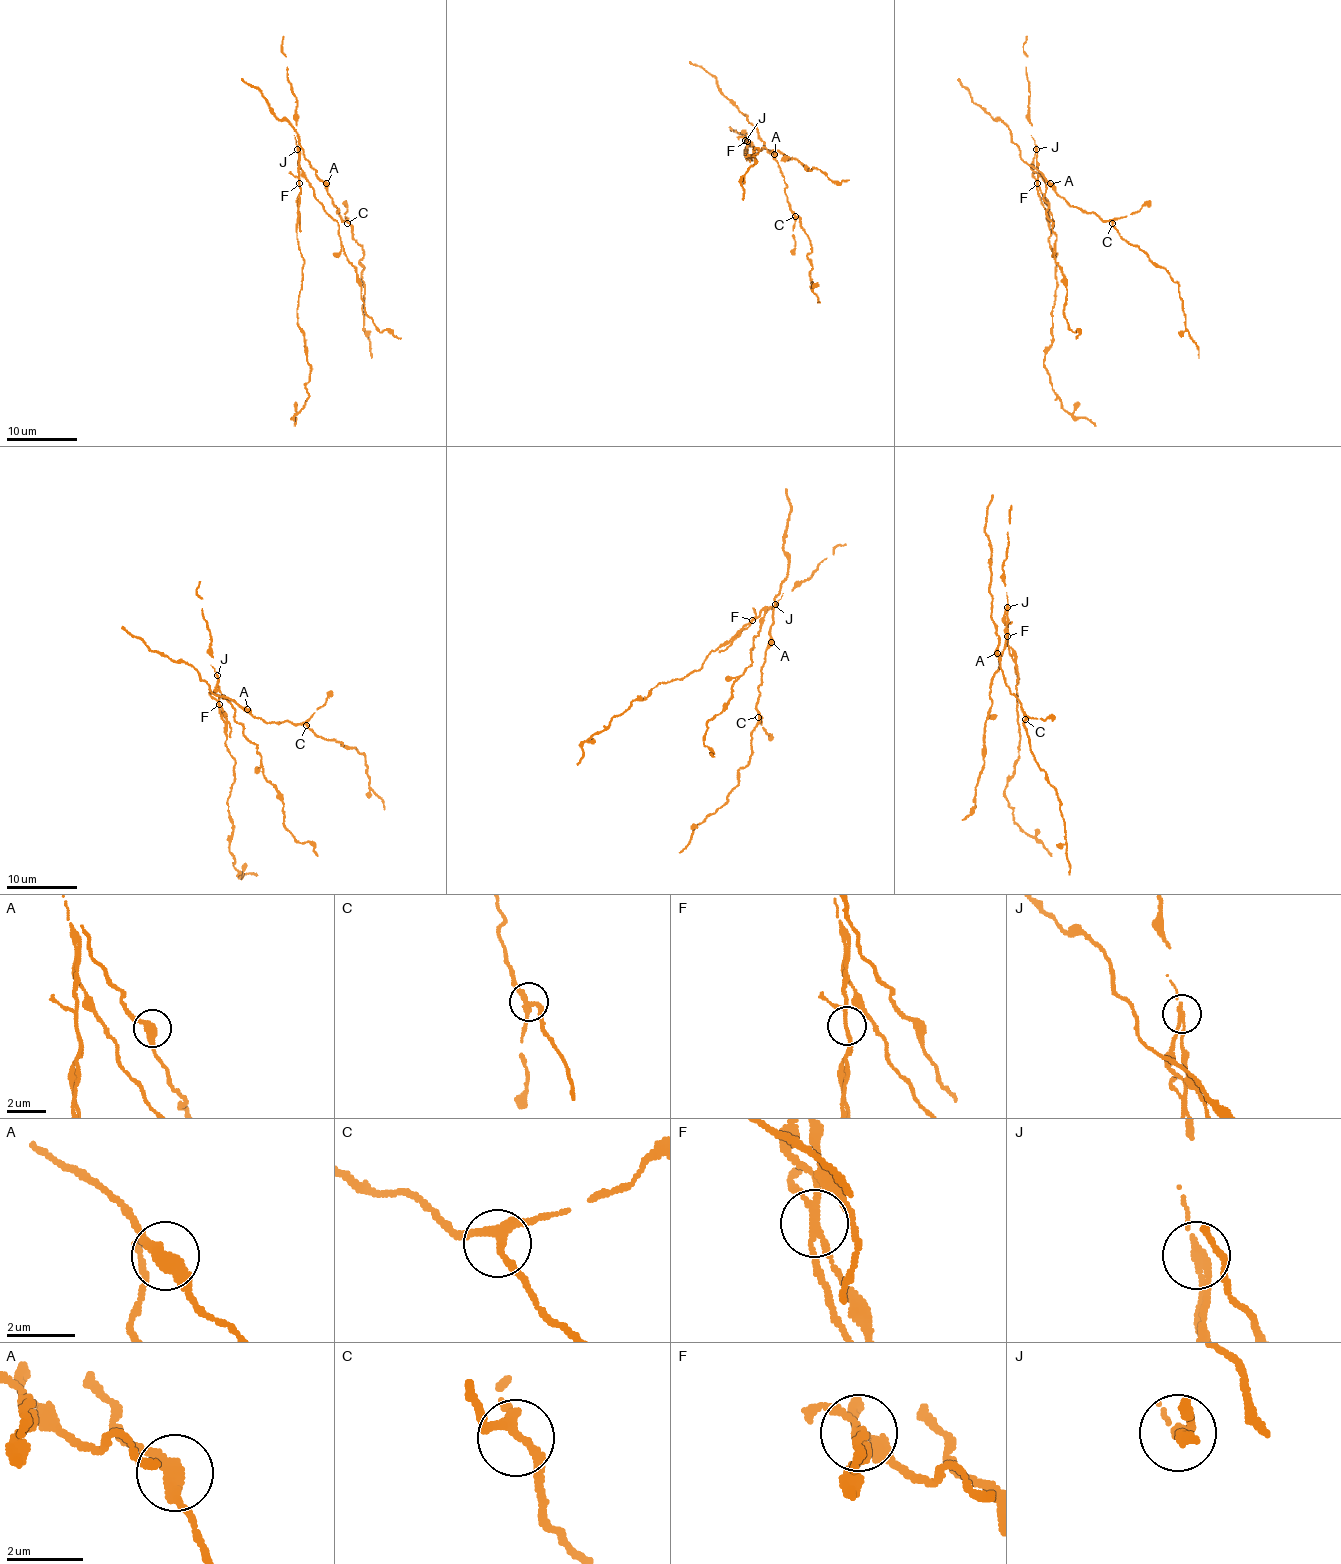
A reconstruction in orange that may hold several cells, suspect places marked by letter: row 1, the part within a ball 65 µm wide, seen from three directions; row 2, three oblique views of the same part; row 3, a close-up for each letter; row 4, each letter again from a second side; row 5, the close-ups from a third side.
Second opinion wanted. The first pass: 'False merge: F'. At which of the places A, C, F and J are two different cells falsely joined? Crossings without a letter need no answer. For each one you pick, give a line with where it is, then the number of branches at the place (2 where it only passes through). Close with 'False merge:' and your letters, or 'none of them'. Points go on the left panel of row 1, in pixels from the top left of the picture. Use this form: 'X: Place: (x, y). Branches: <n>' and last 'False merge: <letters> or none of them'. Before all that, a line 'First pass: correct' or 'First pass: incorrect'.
First pass: incorrect
F: Place: (299, 183). Branches: 4
J: Place: (297, 149). Branches: 2
False merge: F, J

